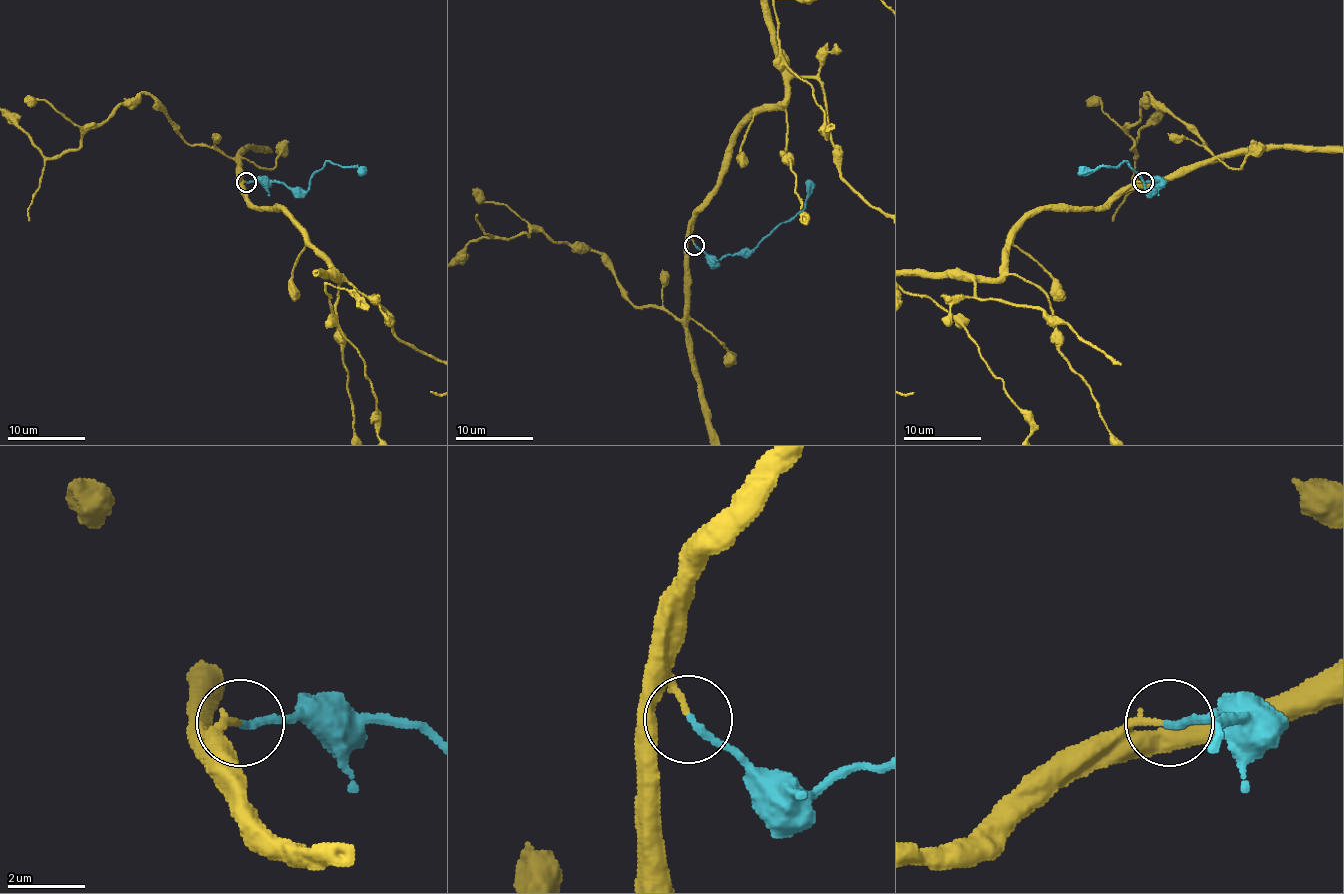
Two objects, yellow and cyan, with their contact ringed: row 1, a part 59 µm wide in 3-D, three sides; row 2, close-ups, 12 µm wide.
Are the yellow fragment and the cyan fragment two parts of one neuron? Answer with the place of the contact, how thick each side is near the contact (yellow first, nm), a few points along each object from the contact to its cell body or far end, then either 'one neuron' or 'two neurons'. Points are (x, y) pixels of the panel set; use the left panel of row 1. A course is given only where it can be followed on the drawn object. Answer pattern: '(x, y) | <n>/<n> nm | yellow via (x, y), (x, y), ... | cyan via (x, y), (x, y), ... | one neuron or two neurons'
(246, 182) | 150/190 nm | cyan via (246, 181), (269, 181), (308, 189), (310, 179), (329, 162), (357, 166), (363, 174) | one neuron

